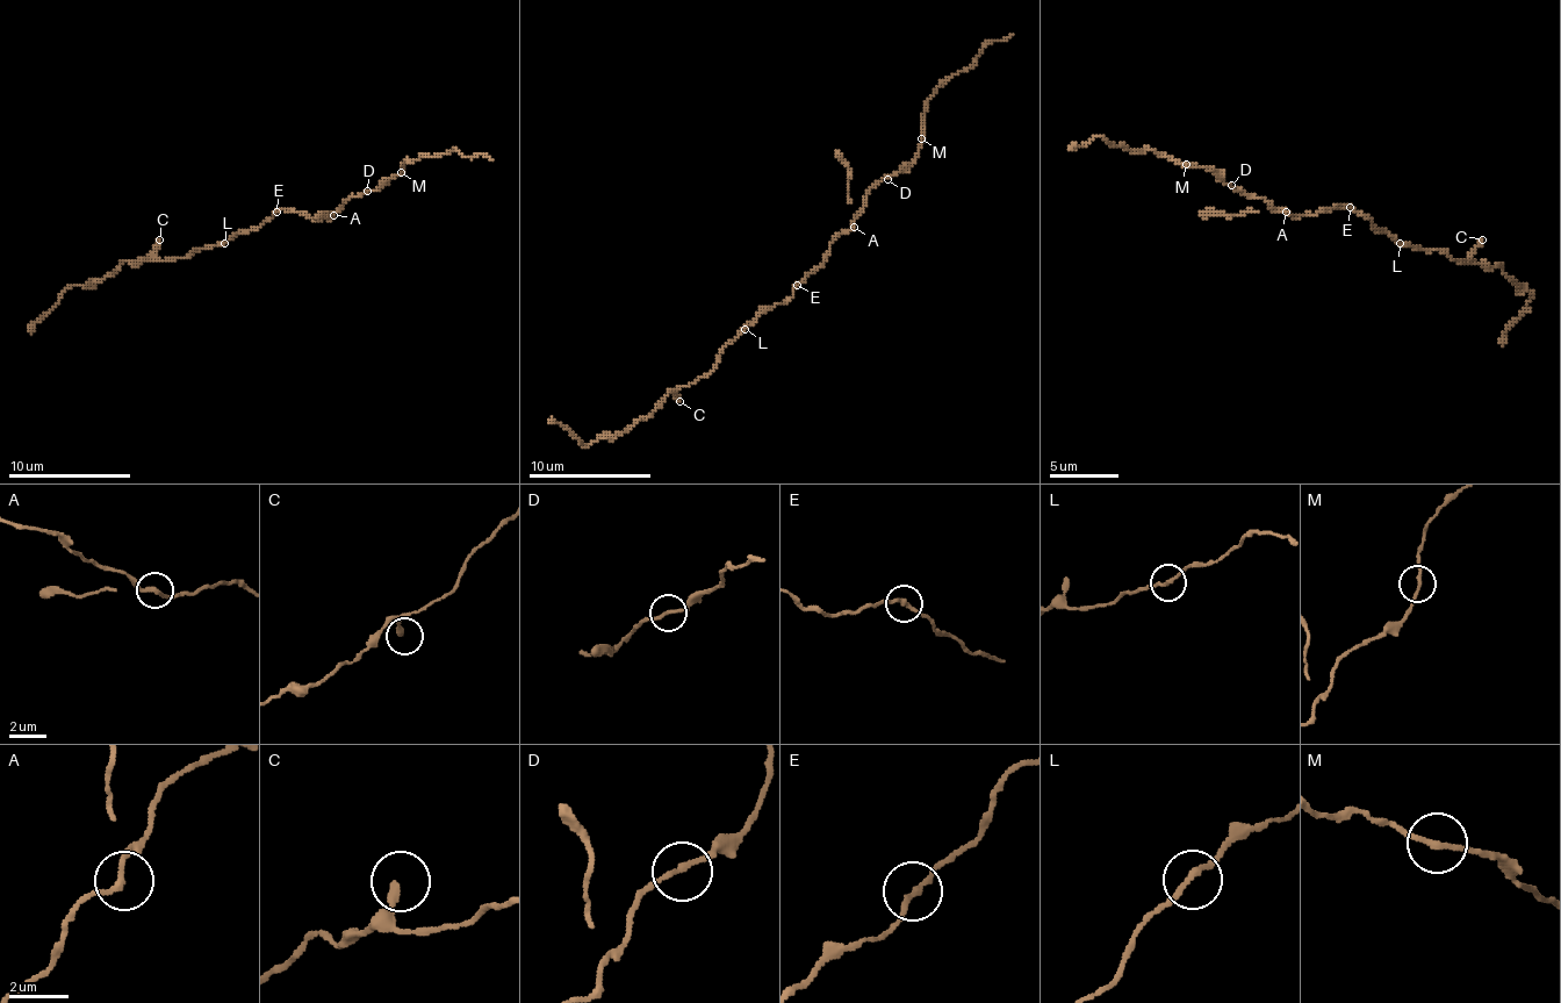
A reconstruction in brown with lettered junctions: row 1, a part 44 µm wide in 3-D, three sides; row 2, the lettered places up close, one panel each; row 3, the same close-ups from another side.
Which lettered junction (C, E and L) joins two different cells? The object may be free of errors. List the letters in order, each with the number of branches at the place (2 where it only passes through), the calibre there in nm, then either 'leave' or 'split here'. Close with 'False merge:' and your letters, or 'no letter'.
C: branches 1; calibre 280 nm; leave
E: branches 2; calibre 200 nm; leave
L: branches 2; calibre 180 nm; leave
False merge: no letter

